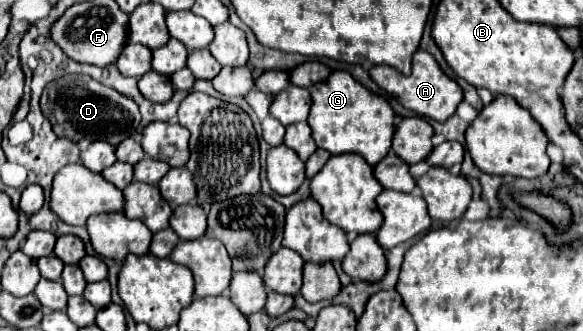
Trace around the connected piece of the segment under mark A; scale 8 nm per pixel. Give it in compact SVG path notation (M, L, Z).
M416 50L414 52L412 74L410 76L404 76L404 74L396 72L394 68L388 68L388 66L372 66L370 68L370 78L380 88L384 88L388 94L394 94L404 108L416 112L418 116L434 118L438 122L448 120L448 116L452 116L456 112L458 104L462 102L462 90L460 90L460 86L452 78L448 78L440 70L440 66L436 64L436 60L428 52L424 52L424 50Z

